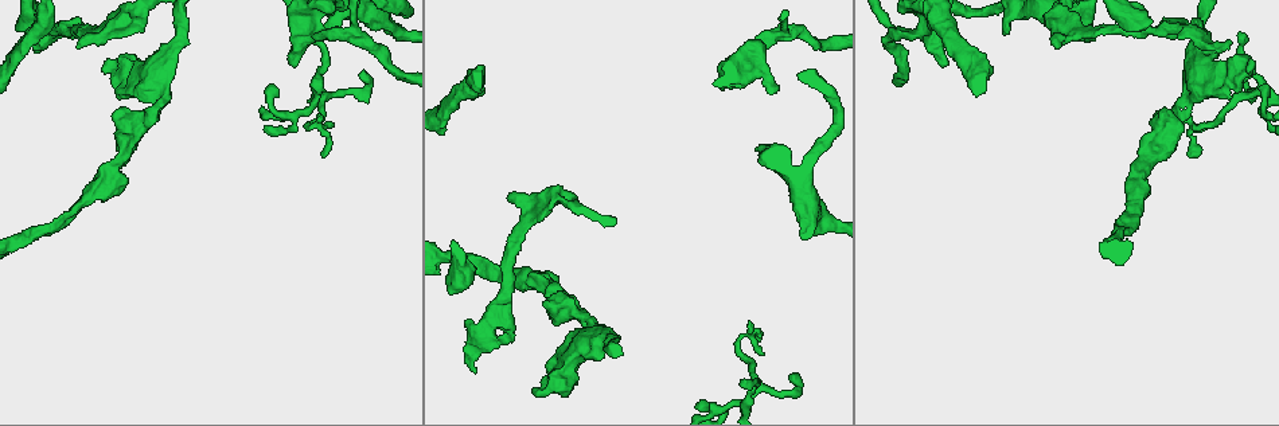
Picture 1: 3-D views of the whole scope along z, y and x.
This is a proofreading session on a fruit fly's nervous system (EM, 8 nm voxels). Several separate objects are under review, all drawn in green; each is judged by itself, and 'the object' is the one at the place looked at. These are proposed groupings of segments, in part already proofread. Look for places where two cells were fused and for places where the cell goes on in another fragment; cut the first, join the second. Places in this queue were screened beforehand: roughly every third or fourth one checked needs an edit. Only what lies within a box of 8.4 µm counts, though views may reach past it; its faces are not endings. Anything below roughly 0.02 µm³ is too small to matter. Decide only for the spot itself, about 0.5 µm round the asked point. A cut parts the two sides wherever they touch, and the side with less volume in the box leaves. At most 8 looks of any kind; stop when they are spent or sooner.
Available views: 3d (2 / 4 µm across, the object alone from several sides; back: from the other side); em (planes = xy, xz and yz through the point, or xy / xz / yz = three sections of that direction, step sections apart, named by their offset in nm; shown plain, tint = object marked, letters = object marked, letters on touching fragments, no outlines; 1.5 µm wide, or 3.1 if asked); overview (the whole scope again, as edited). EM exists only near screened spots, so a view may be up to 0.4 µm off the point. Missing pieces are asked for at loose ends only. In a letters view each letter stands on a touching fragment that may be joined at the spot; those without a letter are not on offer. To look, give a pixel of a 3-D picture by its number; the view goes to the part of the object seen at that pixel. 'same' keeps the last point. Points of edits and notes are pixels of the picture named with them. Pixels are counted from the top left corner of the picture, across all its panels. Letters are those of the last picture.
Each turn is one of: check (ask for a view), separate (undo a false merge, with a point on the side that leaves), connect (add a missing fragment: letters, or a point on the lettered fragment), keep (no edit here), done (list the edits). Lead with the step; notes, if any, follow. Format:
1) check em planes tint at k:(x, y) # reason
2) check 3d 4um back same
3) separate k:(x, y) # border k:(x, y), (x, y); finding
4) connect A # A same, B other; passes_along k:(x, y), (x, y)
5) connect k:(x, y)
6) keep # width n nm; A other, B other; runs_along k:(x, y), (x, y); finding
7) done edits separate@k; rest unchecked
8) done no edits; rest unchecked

check 3d 2um at 1:(1056, 47) # branch stops here

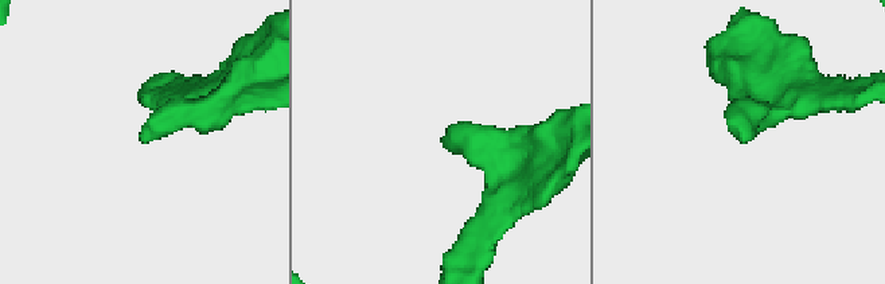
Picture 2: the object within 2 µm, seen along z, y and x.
check em planes tint at 2:(146, 136) # need the tissue

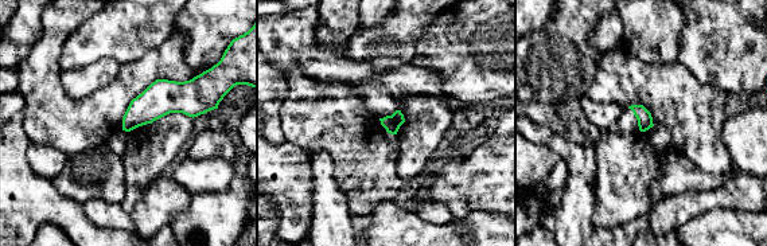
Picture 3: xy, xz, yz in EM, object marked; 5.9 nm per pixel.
check em planes letters same # see the neighbours

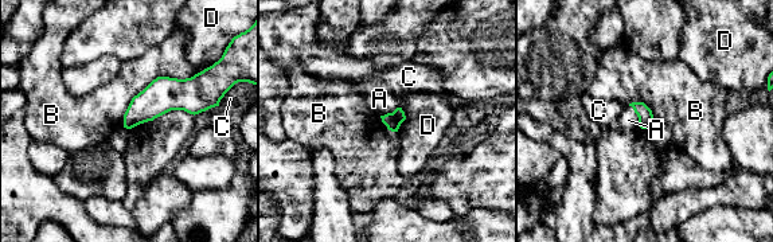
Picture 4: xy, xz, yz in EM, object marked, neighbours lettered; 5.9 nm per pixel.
connect A # A same, B other, C other, D other; passes_along 4:(645, 118), (637, 116), (628, 120); it goes on there

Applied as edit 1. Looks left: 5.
check em planes letters at 1:(1252, 69) # free end

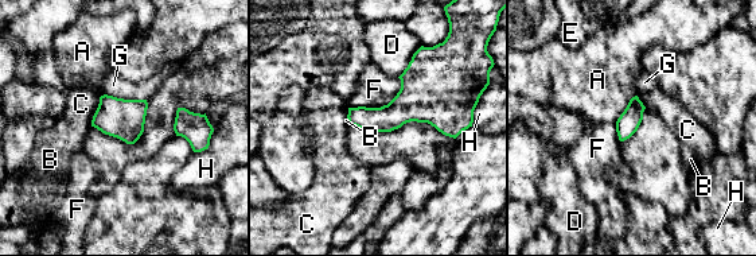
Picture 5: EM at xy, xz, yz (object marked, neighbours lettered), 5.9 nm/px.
keep # A other, B other, C other, D other, E other, F other, G other, H other; border 5:(401, 80), (386, 104), (349, 108); no lettered fragment goes on from it

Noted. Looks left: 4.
check em planes tint at 1:(1005, 31) # an open end

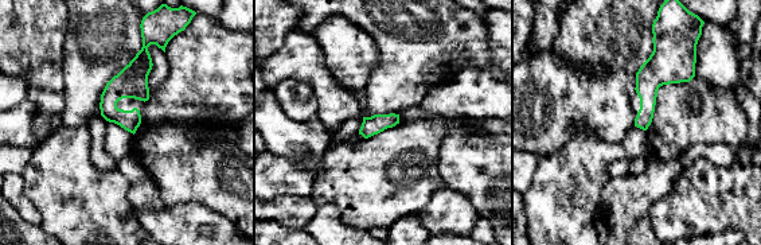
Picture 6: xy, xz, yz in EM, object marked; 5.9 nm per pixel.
check em planes letters same

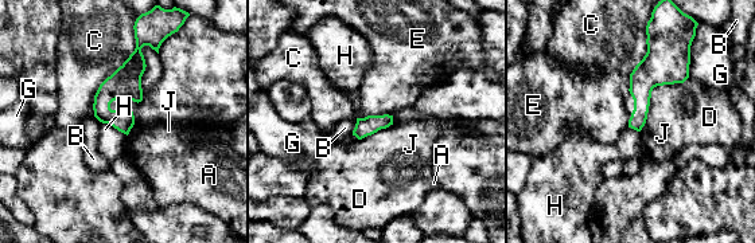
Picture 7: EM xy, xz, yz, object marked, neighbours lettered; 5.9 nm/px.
keep # A other, B other, C other, D other, E other, G other, H other, J other; no lettered fragment goes on from it

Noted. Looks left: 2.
done edits connect@4; rest unchecked

